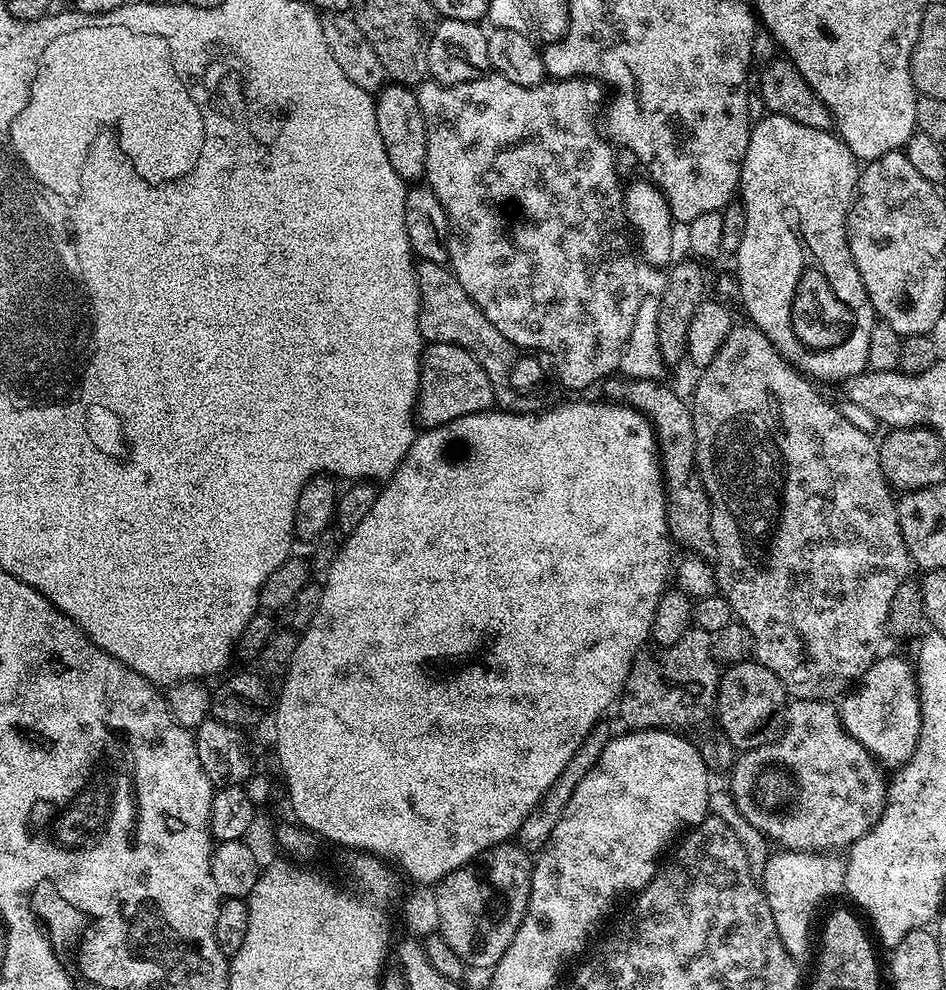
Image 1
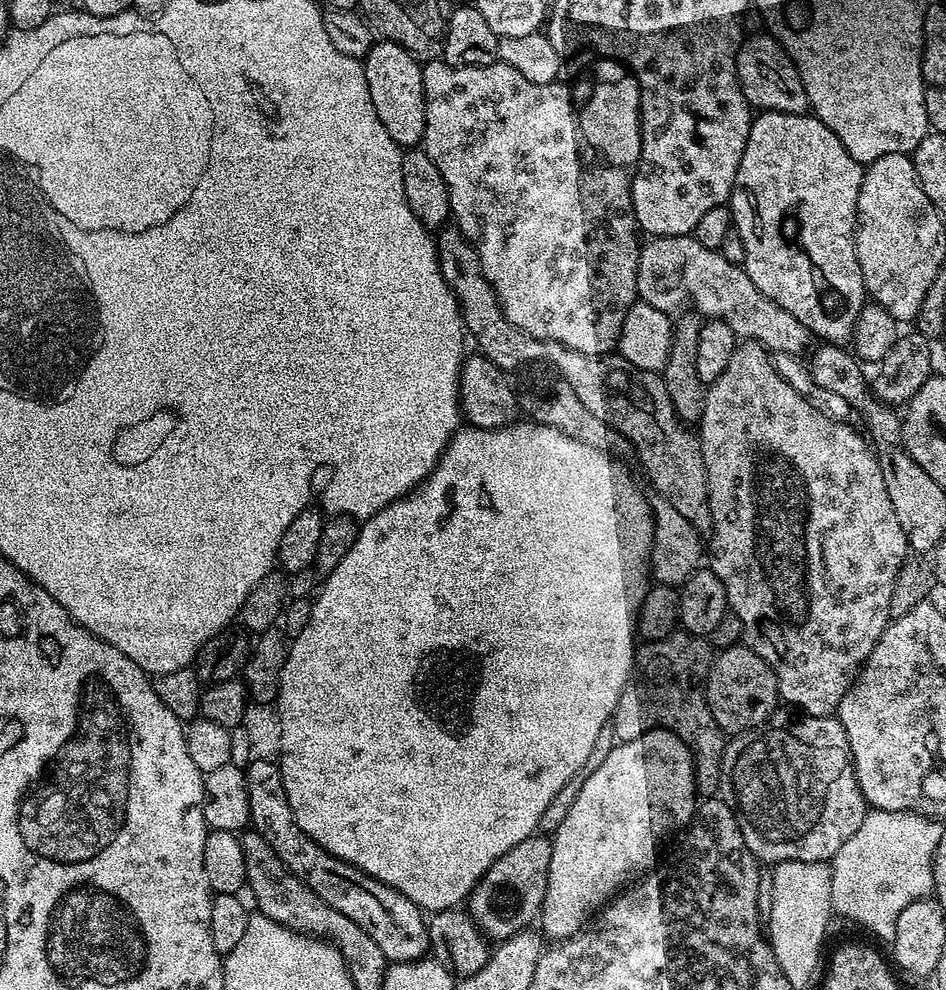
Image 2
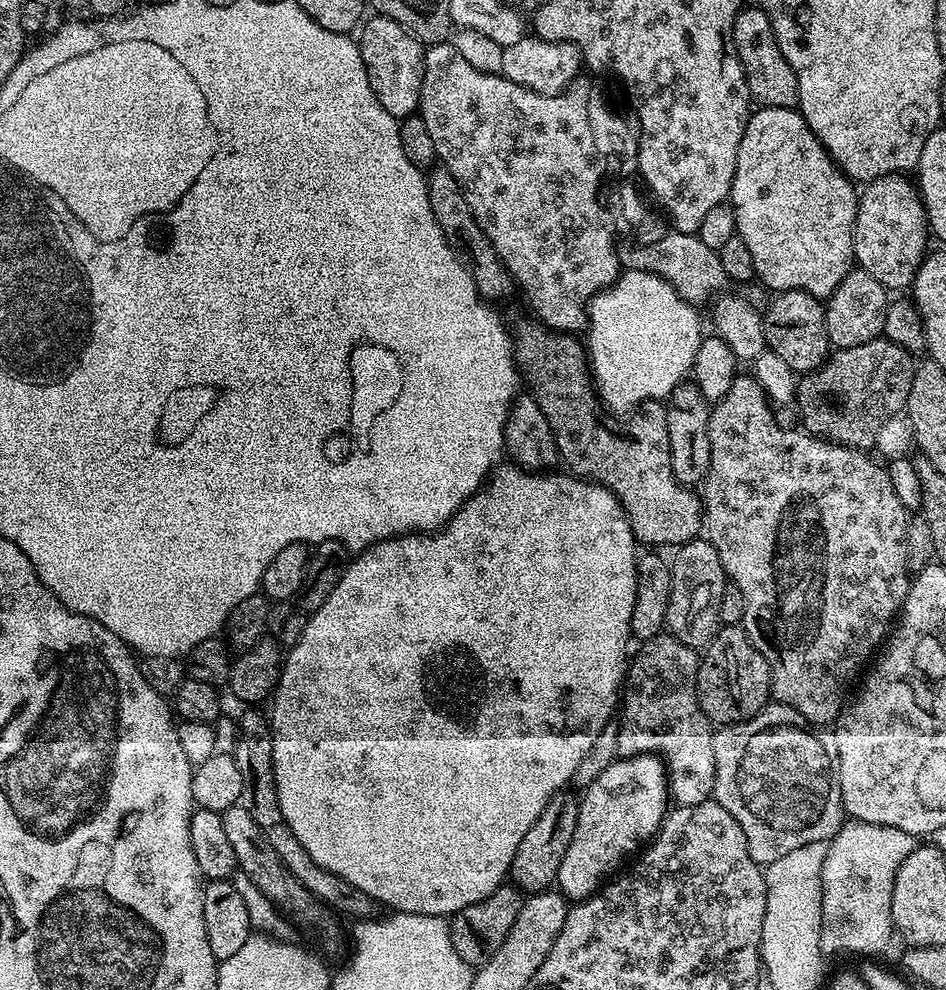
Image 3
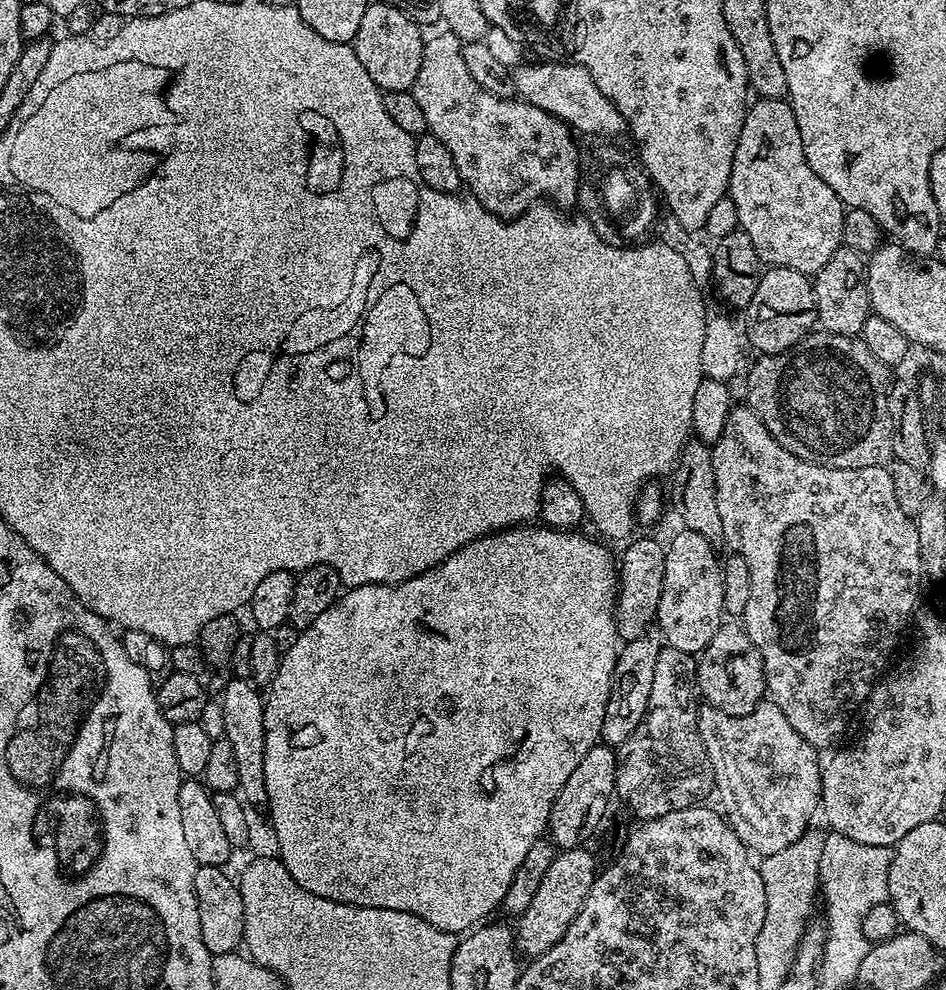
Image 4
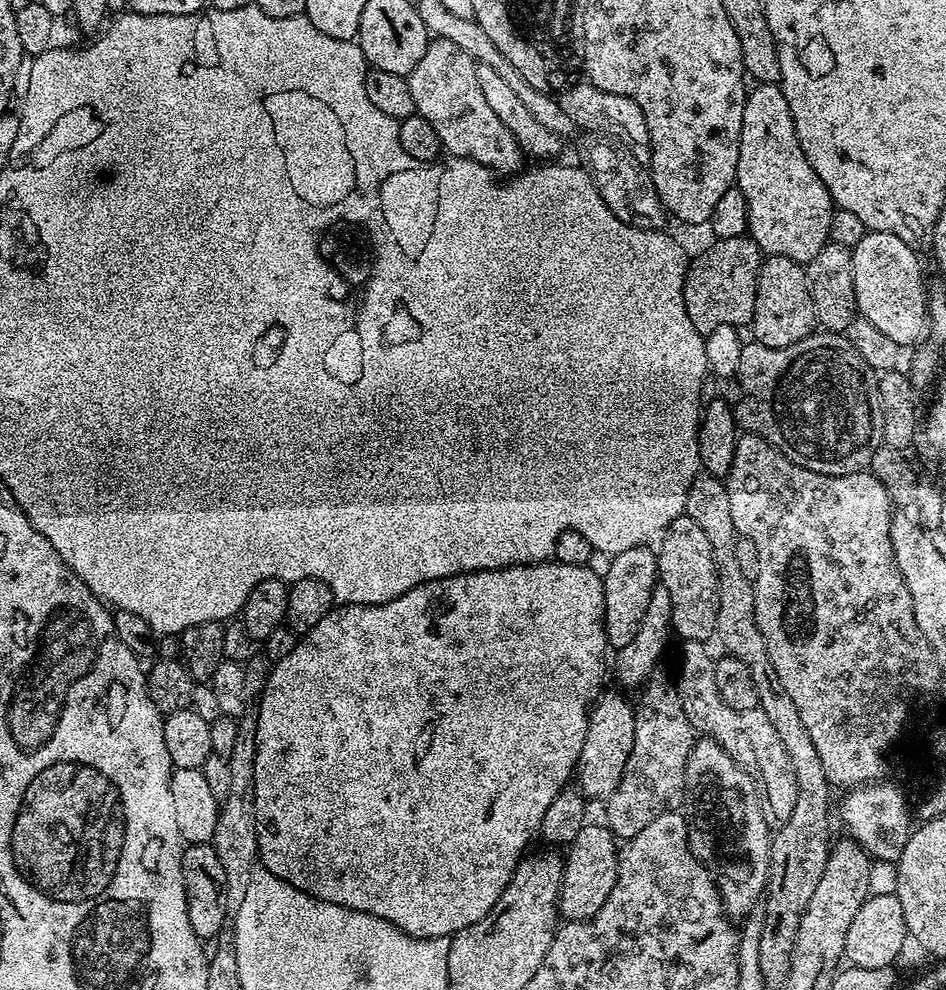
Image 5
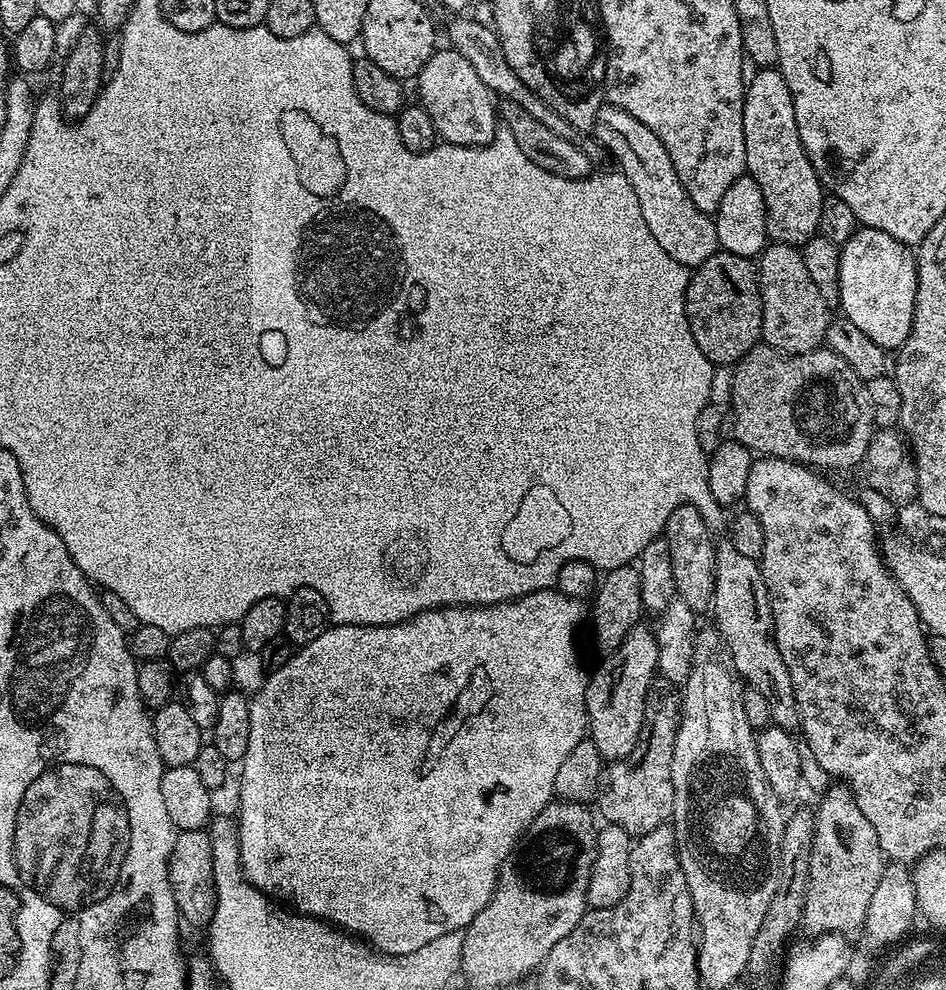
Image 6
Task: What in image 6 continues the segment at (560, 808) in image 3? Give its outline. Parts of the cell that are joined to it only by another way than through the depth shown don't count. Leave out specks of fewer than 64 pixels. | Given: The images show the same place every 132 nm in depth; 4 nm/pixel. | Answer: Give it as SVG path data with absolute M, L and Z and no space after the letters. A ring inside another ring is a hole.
M641 622L630 629L626 638L622 638L622 646L618 646L618 650L607 653L601 659L604 661L597 666L596 673L593 671L588 677L588 689L586 690L587 735L594 742L594 746L598 746L598 754L606 762L626 758L626 754L630 754L630 750L634 750L644 725L644 703L648 700L648 692L652 689L654 677L658 672L658 650L660 649L655 631L651 627L648 629L646 624Z

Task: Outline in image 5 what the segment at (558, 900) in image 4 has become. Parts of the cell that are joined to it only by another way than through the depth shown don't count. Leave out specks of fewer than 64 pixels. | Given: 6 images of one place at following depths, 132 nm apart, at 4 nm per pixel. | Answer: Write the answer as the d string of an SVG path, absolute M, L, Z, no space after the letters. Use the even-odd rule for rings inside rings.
M585 822L574 834L572 843L563 853L564 872L560 875L560 902L558 912L565 921L589 920L602 910L618 874L618 840L603 823Z

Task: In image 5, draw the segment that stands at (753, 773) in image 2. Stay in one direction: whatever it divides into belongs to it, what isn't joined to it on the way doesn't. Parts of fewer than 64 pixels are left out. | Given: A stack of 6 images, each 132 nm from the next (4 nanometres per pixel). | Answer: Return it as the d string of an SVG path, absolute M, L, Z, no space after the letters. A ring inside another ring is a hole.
M686 640L679 646L681 668L680 673L674 676L674 683L686 710L686 718L692 720L693 729L705 737L717 740L736 759L737 764L755 773L762 785L767 811L773 817L776 815L777 821L783 822L790 818L790 810L794 810L796 797L794 770L774 726L770 726L770 718L766 718L766 714L759 707L754 710L734 710L726 706L726 702L722 702L714 678L710 674L709 645L705 641Z

